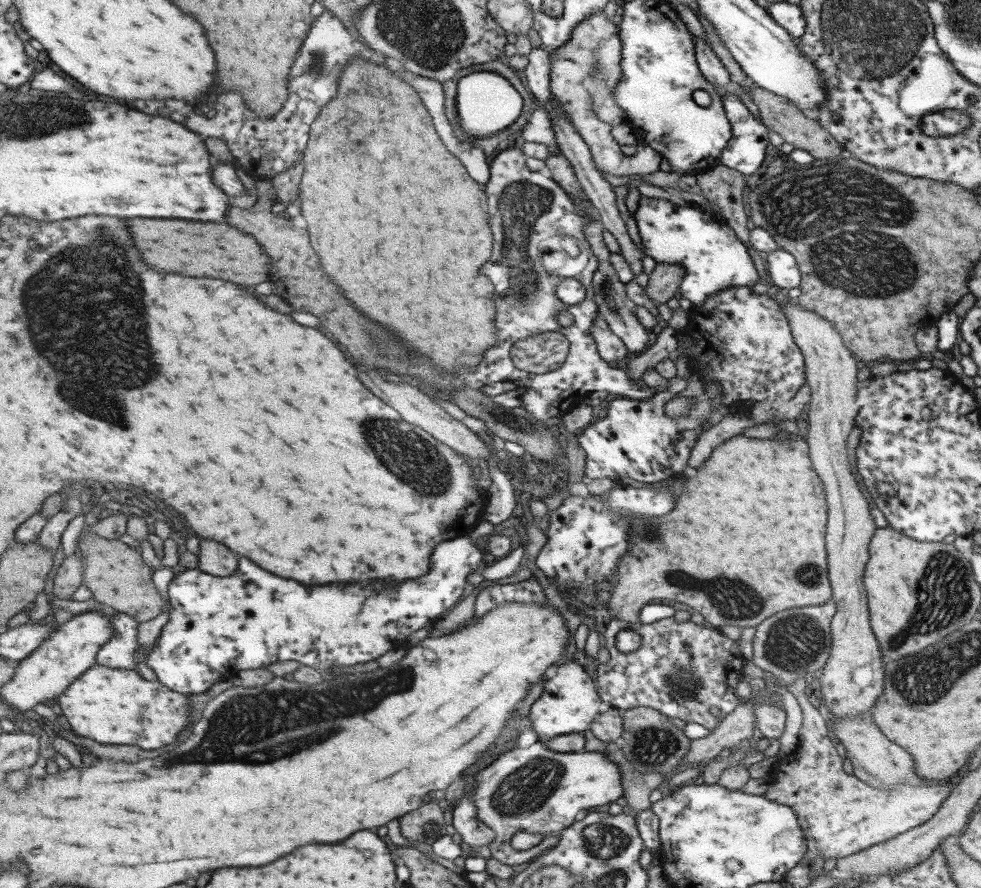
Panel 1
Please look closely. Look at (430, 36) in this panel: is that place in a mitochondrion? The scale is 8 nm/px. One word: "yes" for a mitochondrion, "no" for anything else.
yes

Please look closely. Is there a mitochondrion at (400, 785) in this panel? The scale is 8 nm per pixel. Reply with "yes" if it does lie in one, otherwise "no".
no

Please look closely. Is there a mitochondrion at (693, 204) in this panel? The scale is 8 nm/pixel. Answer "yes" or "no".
no

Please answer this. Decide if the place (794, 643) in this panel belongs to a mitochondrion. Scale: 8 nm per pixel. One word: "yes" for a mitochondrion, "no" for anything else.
yes

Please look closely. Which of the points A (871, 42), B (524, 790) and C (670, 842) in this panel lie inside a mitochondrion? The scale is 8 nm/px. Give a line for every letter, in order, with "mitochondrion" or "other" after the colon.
A: mitochondrion
B: mitochondrion
C: other

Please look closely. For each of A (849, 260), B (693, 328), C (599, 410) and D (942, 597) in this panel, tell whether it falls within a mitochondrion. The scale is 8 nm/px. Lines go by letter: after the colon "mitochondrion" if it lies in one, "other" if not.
A: mitochondrion
B: other
C: other
D: mitochondrion

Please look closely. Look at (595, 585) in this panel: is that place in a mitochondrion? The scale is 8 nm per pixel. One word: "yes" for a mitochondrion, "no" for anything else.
no

